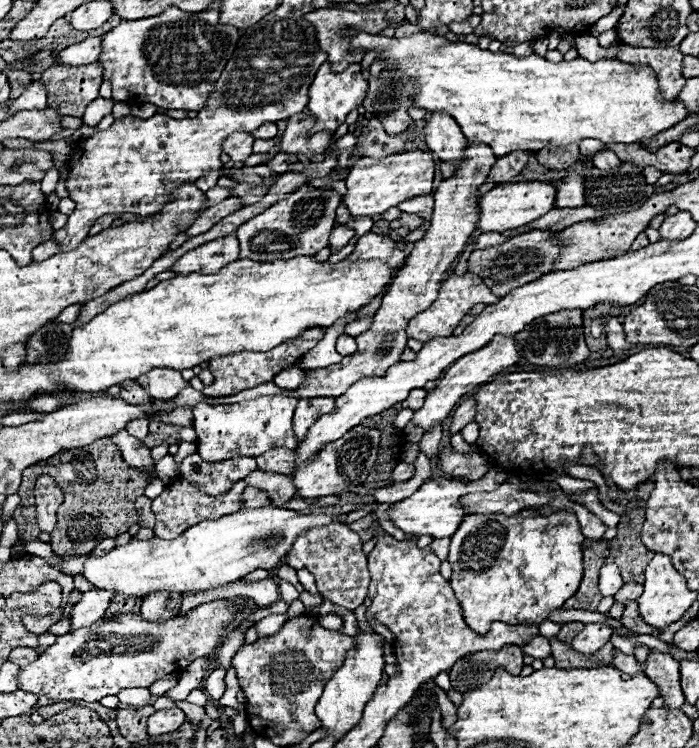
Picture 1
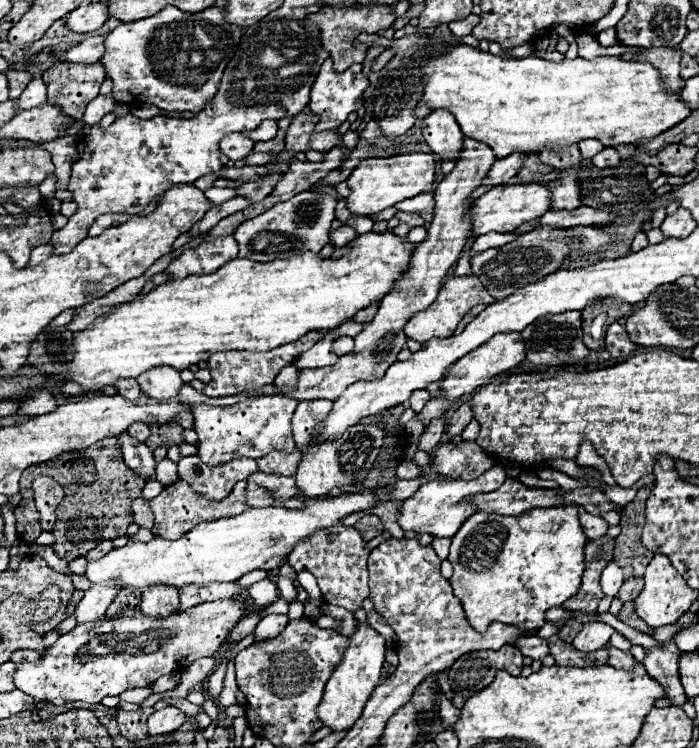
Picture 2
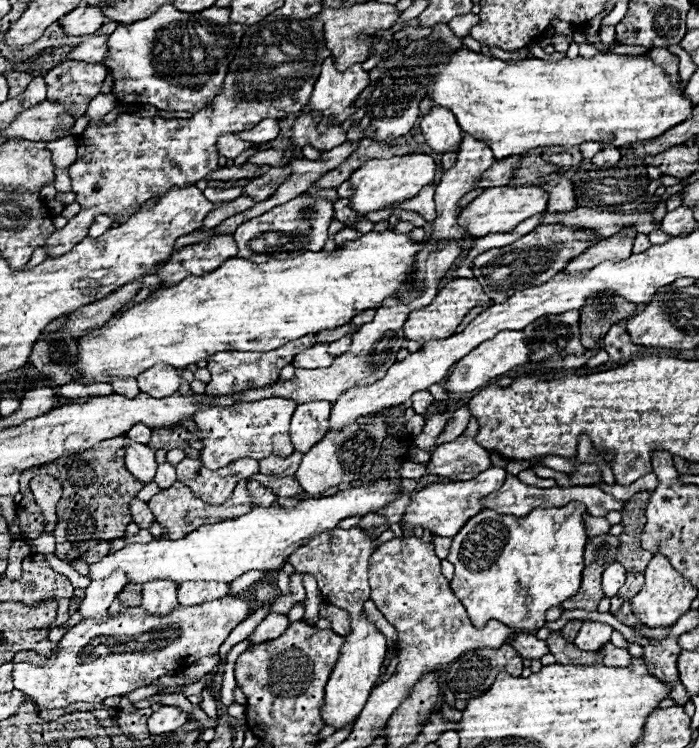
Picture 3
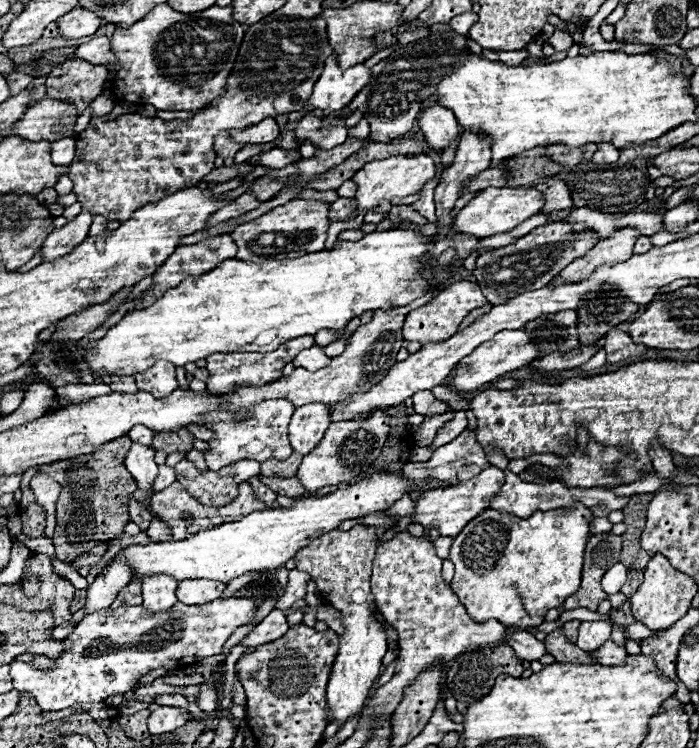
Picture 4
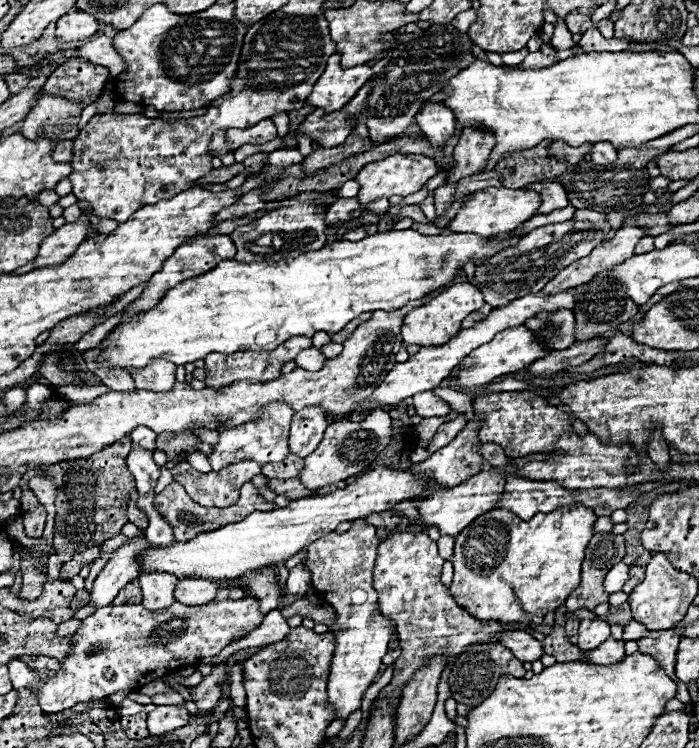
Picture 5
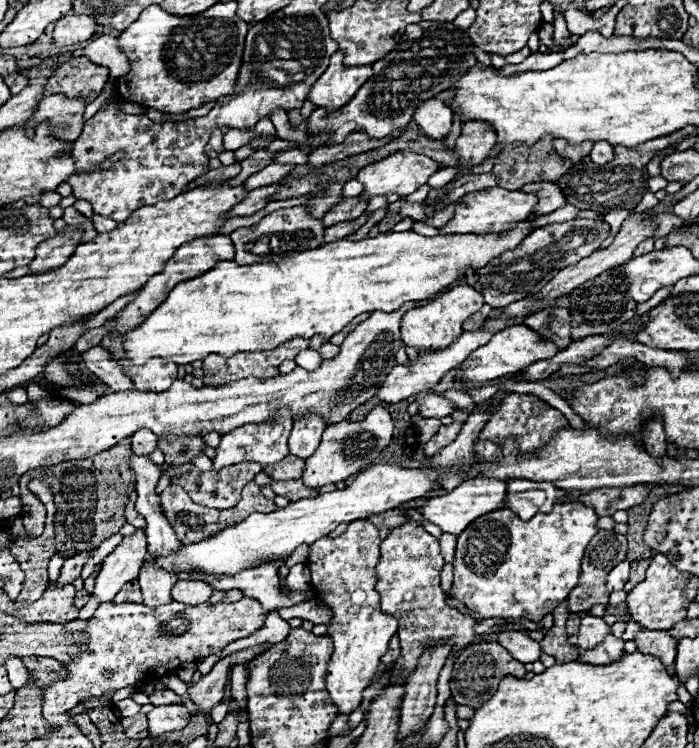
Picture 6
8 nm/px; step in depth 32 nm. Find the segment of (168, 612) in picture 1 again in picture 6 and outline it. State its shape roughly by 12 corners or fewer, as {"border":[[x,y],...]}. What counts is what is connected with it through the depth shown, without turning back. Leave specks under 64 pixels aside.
{"border":[[144,564],[138,576],[144,604],[172,602],[176,572]]}

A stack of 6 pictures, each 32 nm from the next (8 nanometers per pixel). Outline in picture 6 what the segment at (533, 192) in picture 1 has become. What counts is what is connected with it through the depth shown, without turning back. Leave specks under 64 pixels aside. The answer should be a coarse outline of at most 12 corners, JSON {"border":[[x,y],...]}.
{"border":[[464,194],[440,234],[502,232],[532,216],[534,194]]}

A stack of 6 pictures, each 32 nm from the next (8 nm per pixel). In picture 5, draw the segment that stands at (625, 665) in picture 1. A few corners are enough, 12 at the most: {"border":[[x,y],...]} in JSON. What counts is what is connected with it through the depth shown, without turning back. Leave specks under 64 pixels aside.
{"border":[[610,636],[598,648],[584,652],[590,664],[622,662],[624,640]]}

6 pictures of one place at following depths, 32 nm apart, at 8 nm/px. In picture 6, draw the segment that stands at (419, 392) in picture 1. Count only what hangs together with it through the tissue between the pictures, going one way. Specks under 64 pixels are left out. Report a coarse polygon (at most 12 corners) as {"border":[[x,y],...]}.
{"border":[[418,394],[424,418],[444,418],[456,410],[442,396]]}

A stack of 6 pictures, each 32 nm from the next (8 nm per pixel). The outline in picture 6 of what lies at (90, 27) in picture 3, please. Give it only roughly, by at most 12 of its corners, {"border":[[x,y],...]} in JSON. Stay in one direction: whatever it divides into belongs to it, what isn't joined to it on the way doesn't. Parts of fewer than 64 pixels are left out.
{"border":[[66,14],[56,22],[56,48],[90,40],[92,16]]}

